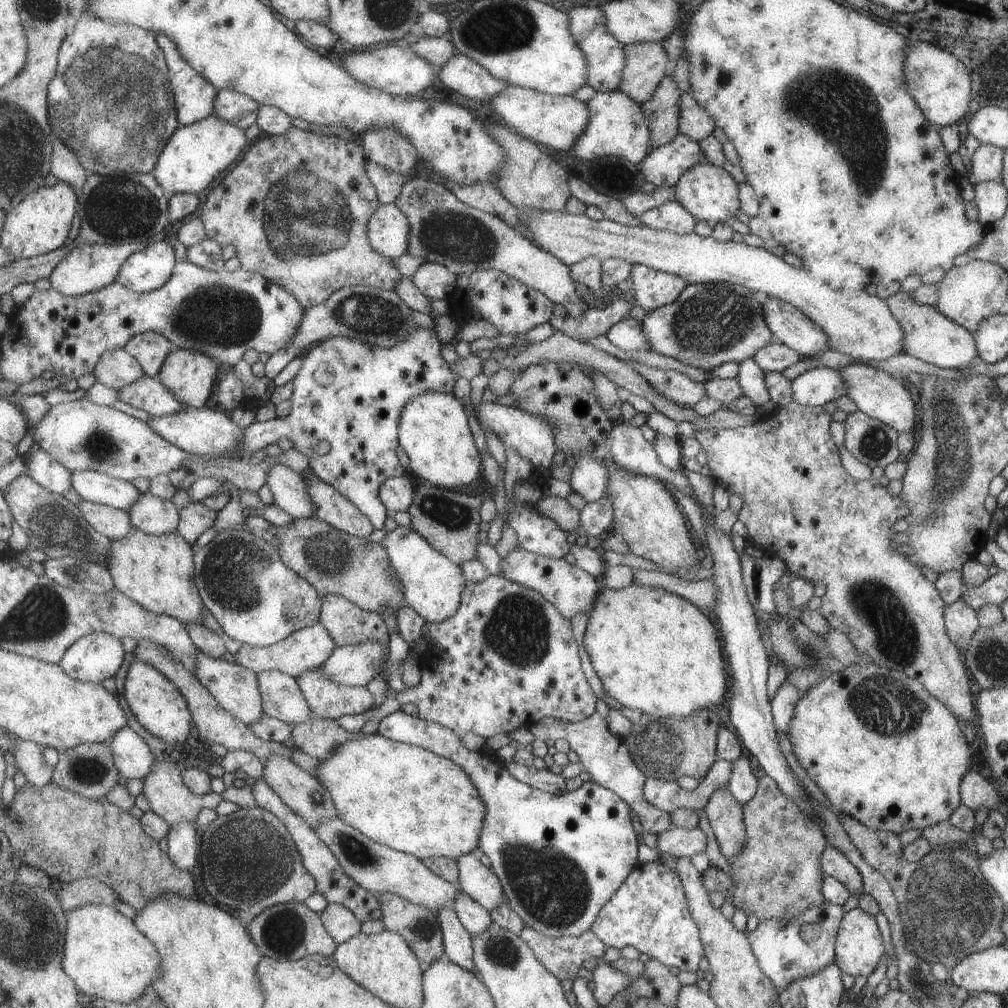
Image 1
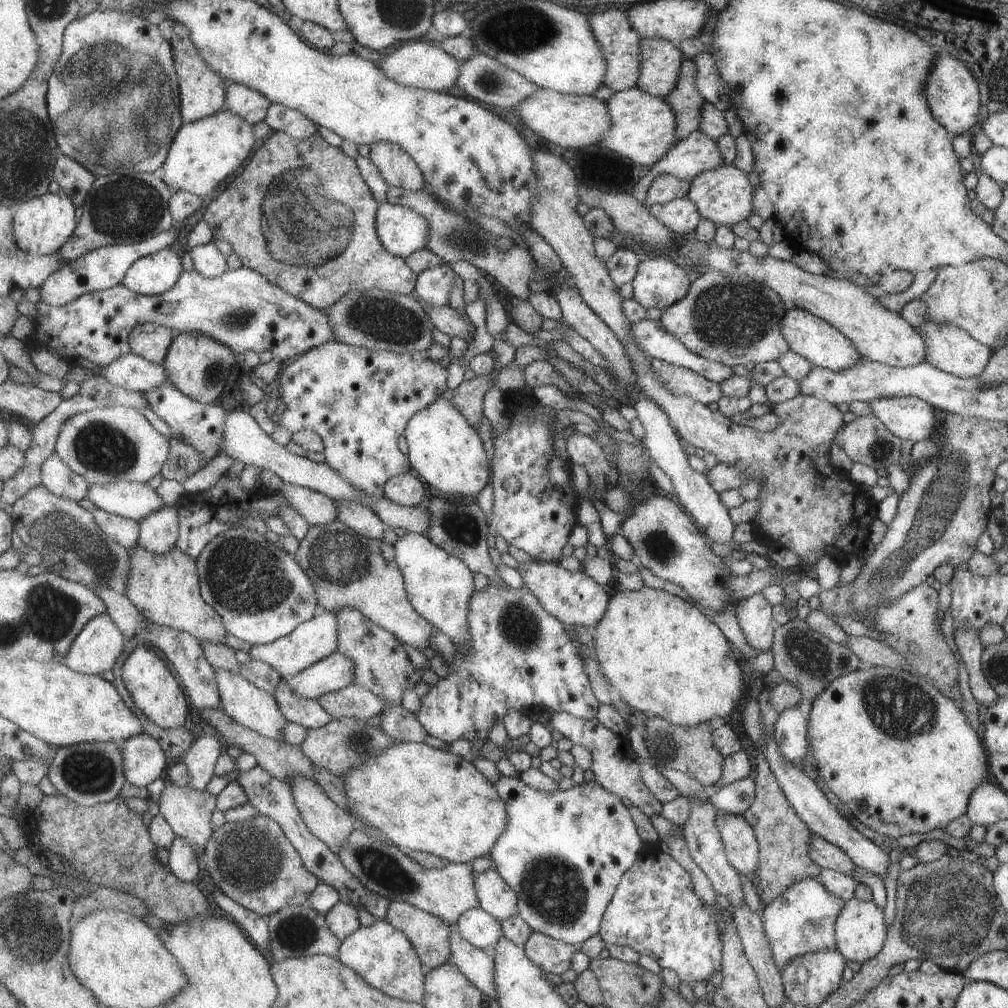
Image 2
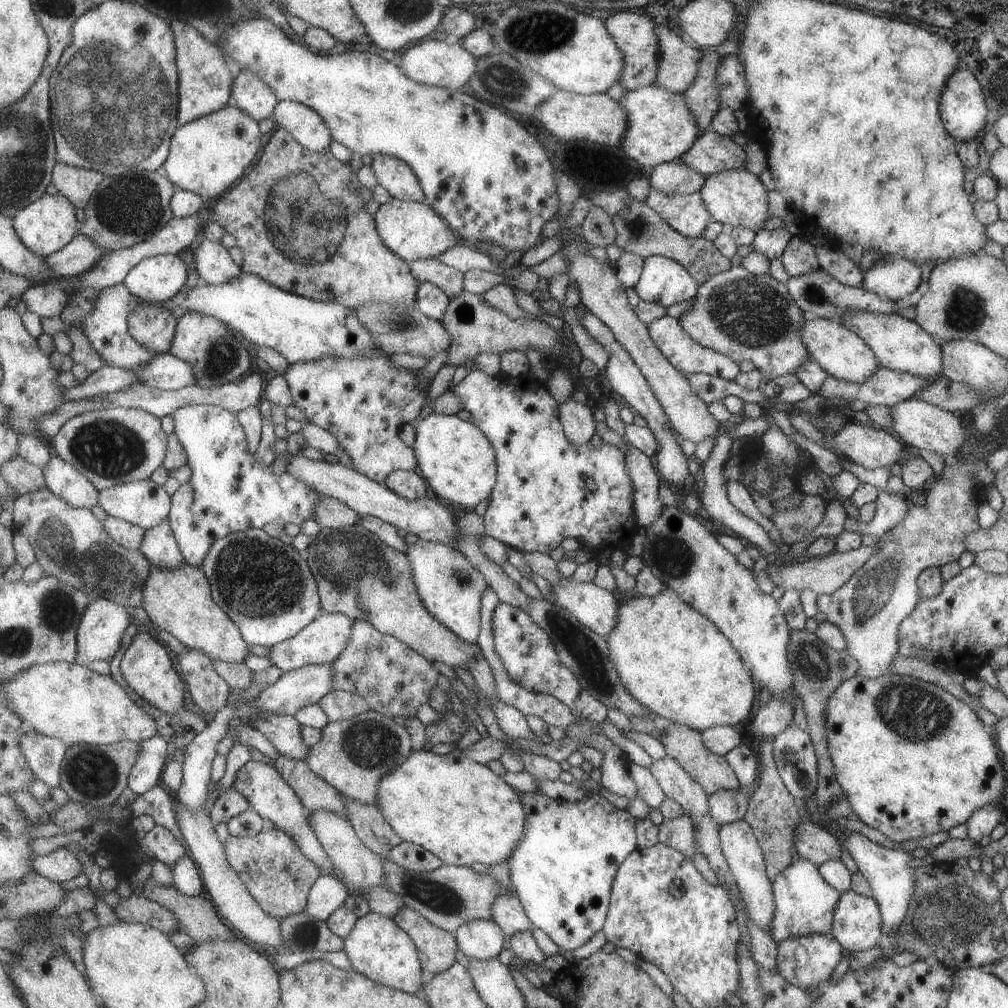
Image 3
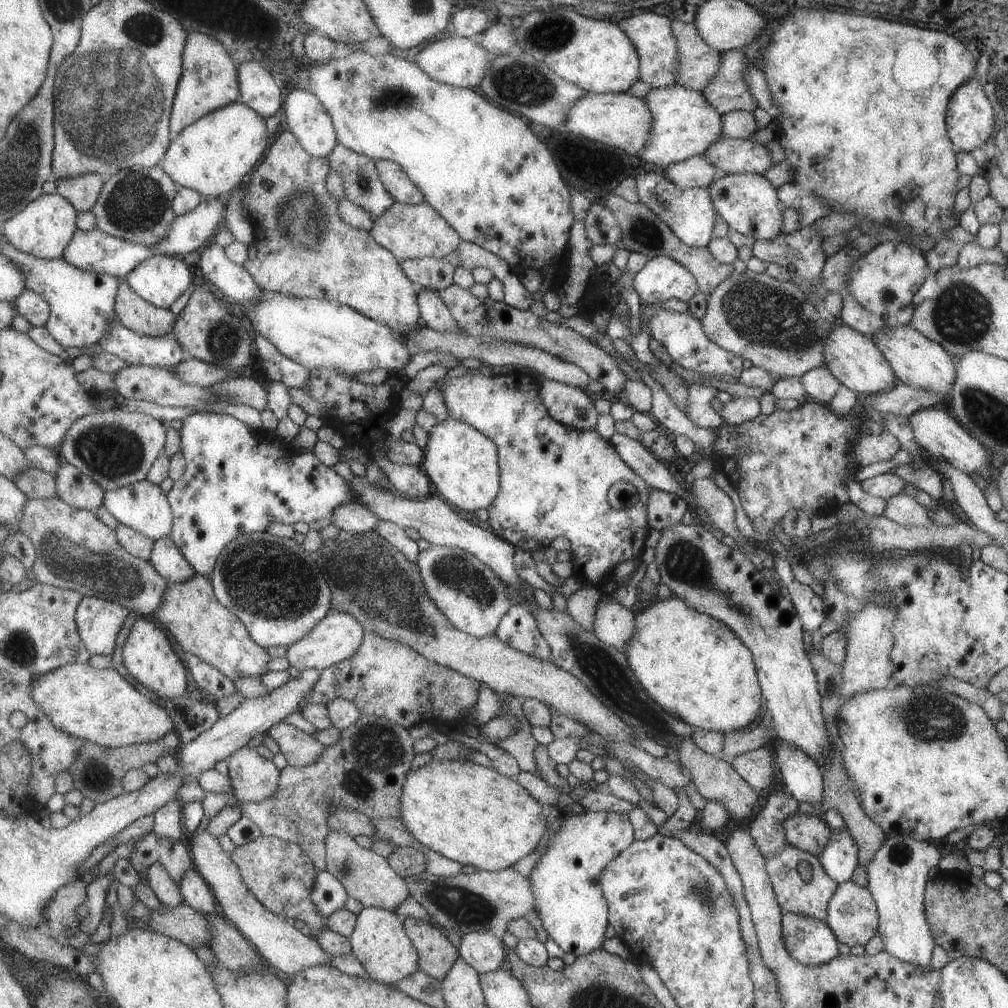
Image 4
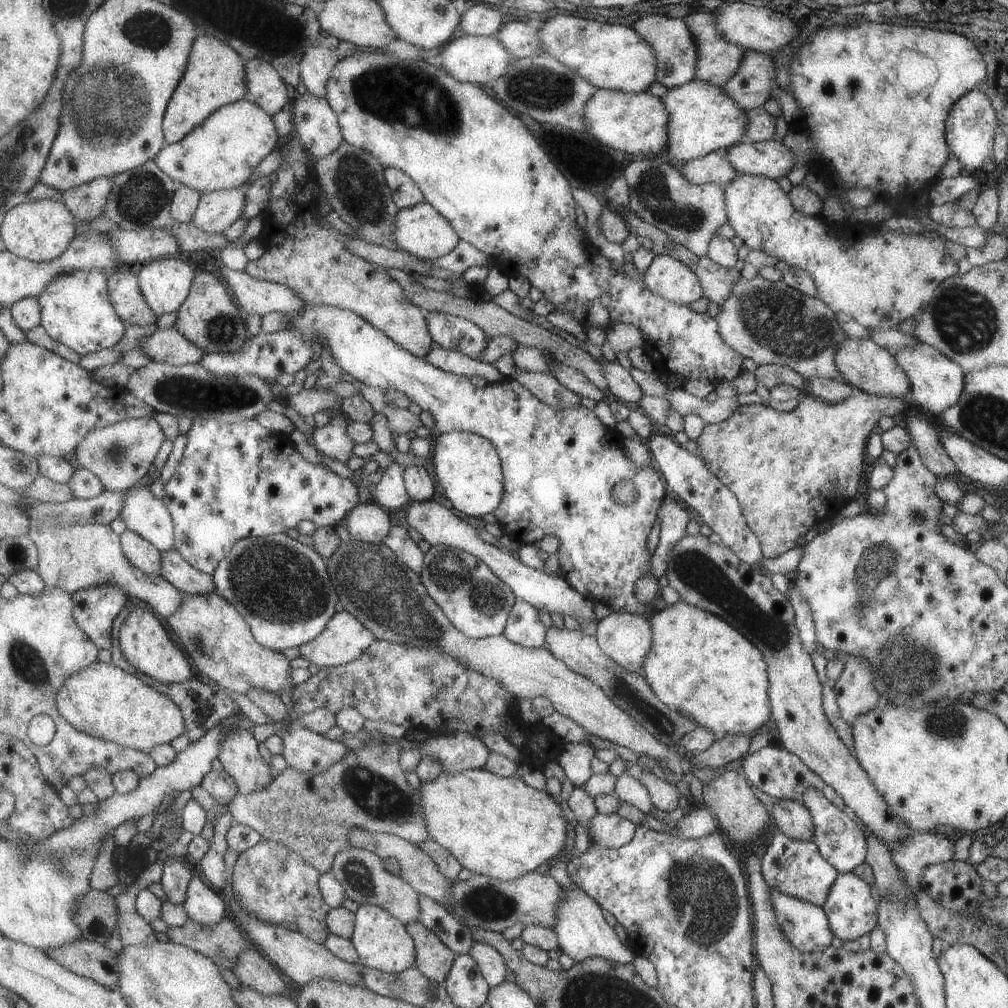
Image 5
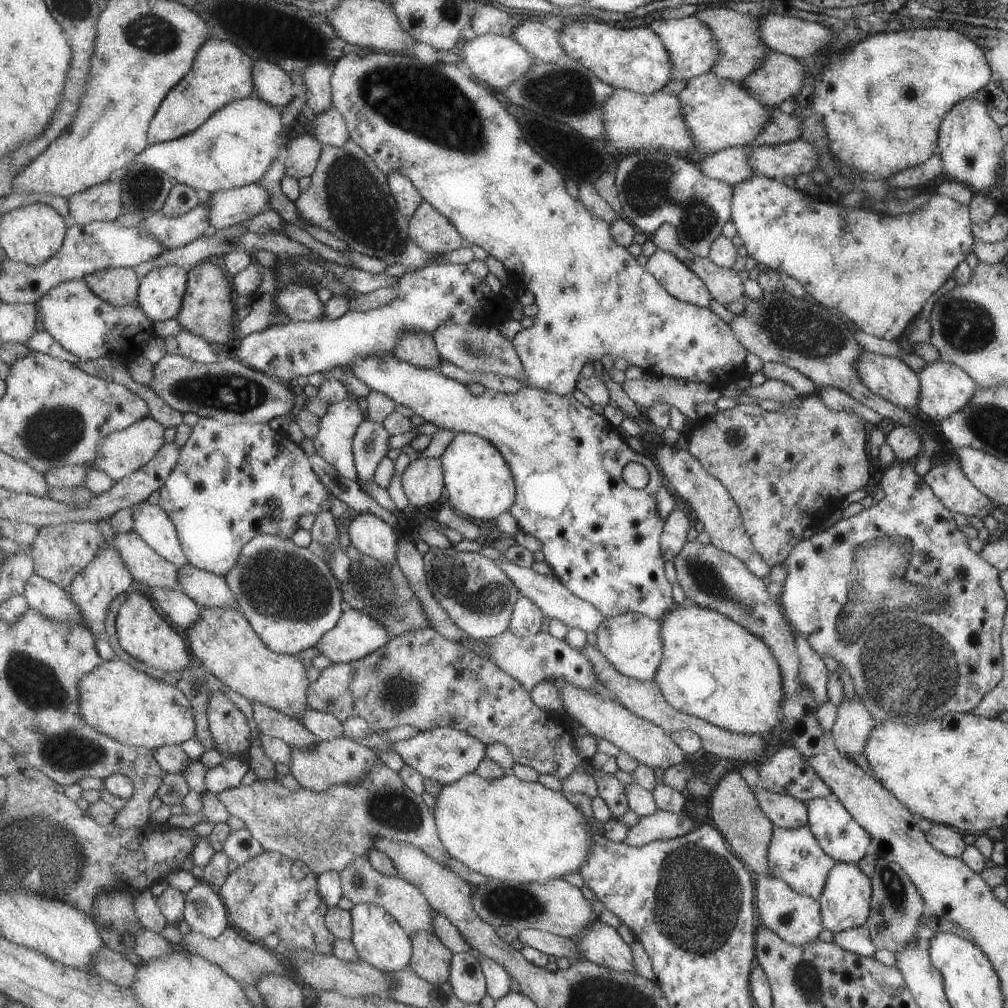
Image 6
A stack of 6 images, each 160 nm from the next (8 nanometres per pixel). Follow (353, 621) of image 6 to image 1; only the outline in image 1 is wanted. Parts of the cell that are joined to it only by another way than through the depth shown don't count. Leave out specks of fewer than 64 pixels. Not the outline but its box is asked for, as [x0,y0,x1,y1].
[235,621,336,679]

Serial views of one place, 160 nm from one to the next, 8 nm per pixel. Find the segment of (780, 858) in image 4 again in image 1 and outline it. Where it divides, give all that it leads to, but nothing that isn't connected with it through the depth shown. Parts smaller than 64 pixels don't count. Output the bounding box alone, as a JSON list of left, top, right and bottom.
[745,901,843,991]

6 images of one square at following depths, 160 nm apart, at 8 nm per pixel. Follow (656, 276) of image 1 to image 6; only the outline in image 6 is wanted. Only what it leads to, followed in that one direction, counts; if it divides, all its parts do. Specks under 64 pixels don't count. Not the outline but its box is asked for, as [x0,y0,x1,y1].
[644,251,709,308]

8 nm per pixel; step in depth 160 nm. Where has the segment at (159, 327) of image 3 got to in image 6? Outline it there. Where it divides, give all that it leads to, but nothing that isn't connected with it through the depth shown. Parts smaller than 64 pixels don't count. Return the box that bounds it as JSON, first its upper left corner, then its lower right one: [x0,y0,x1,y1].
[87,267,141,307]

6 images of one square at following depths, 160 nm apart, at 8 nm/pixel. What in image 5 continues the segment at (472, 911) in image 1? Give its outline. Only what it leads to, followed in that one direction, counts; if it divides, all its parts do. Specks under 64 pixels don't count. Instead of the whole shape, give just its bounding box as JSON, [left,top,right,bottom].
[469,940,509,987]

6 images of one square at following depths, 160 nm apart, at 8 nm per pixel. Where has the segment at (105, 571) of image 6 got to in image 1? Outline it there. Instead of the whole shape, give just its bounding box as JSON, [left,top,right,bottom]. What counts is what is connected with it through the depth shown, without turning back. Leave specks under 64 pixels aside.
[60,633,125,683]

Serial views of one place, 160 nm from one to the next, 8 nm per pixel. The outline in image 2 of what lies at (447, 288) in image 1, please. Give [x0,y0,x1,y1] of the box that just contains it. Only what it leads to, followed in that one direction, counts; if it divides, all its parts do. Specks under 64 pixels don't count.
[417,263,458,306]

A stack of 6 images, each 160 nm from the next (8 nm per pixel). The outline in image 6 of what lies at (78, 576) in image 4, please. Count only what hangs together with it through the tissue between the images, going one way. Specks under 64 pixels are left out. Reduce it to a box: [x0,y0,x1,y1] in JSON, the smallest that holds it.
[33,523,202,630]

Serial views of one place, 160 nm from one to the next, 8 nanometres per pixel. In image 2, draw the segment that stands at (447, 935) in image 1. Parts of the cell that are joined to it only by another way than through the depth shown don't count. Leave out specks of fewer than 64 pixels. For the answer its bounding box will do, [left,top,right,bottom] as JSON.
[451,923,498,1000]

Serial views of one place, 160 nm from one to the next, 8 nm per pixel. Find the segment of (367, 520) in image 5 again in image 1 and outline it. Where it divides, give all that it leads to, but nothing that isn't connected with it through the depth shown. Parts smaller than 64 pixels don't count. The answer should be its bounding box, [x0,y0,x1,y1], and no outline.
[268,463,317,519]

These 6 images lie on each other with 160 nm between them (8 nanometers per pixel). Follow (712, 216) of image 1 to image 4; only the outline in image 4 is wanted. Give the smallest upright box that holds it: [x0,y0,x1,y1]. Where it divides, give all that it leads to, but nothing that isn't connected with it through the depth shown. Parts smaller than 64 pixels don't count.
[709,173,783,240]

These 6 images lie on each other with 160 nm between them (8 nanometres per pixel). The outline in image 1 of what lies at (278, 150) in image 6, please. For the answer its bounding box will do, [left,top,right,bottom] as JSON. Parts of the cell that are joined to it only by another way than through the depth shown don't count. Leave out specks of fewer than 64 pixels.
[152,115,249,196]

